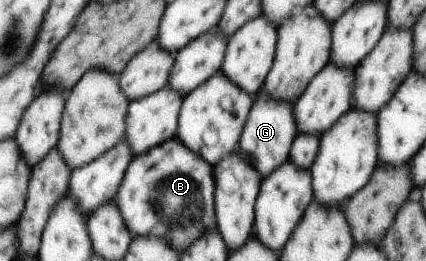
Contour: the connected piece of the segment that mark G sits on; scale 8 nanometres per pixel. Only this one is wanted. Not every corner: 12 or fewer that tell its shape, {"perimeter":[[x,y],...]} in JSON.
{"perimeter":[[253,97],[239,151],[261,178],[288,161],[292,100]]}

